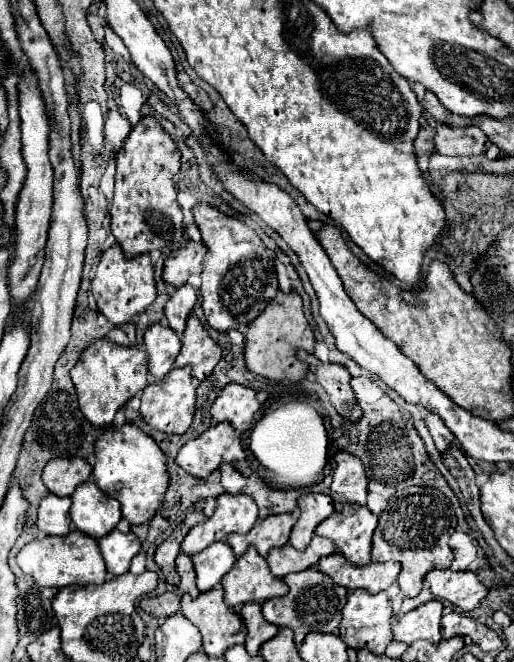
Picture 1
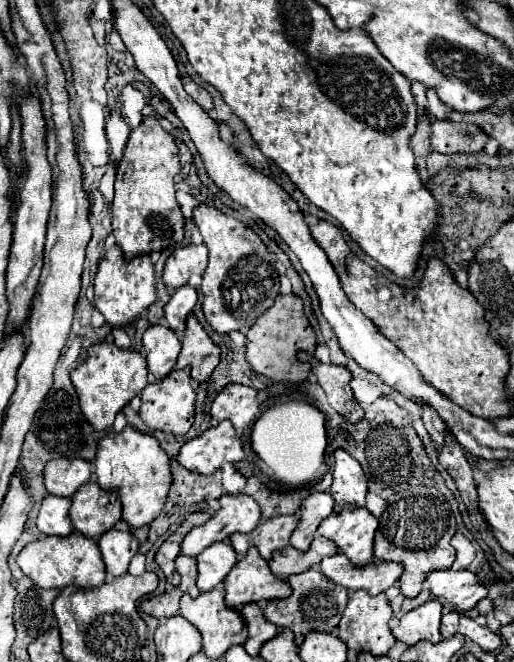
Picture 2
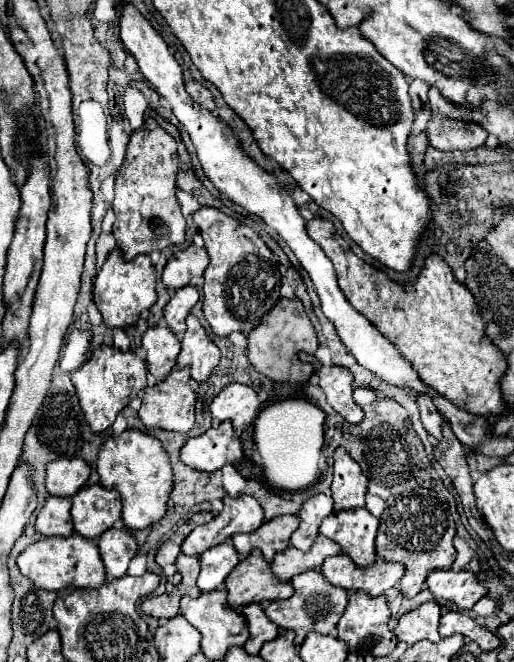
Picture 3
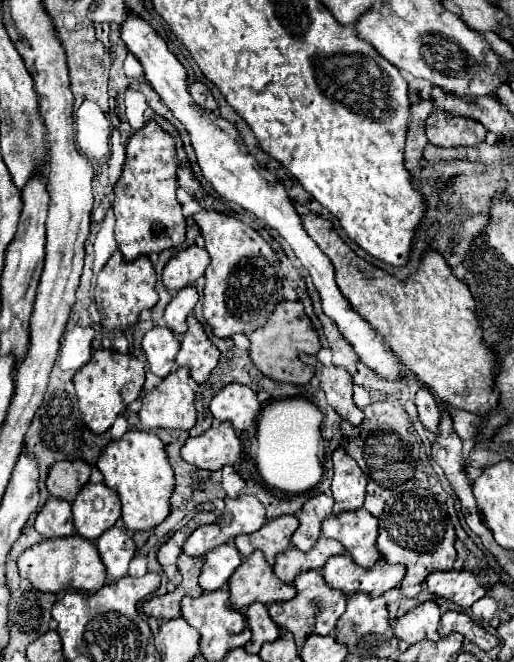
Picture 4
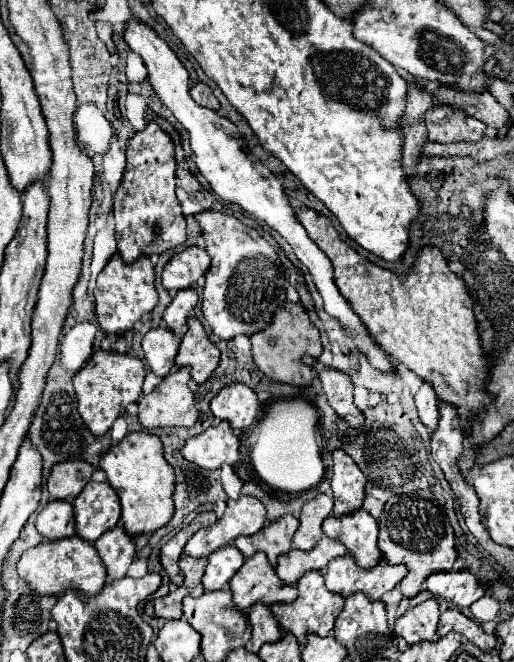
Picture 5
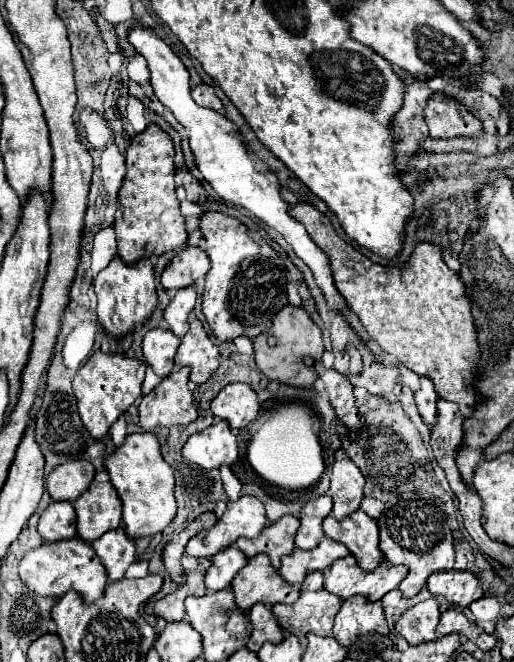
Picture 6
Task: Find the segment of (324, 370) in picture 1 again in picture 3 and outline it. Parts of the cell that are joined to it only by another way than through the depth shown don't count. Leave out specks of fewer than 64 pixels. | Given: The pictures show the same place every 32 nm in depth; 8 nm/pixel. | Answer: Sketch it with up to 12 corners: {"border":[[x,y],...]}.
{"border":[[320,366],[328,404],[350,424],[364,418],[352,398],[352,374]]}

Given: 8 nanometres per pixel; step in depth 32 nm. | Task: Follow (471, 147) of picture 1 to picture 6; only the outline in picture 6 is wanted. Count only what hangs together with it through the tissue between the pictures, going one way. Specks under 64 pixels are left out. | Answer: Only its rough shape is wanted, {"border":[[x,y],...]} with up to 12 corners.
{"border":[[442,94],[428,100],[432,138],[476,138],[482,122]]}

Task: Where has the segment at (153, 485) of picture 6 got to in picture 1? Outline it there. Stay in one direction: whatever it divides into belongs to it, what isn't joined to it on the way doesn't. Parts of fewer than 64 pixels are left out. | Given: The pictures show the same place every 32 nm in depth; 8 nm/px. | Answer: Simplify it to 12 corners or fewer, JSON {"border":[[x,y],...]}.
{"border":[[136,424],[94,442],[94,482],[130,524],[168,488],[166,456]]}

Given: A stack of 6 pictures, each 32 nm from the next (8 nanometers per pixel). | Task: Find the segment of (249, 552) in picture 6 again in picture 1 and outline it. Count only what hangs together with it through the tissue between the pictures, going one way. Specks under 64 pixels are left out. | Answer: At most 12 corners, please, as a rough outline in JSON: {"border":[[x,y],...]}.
{"border":[[274,514],[246,534],[228,536],[236,556],[288,544],[296,518]]}

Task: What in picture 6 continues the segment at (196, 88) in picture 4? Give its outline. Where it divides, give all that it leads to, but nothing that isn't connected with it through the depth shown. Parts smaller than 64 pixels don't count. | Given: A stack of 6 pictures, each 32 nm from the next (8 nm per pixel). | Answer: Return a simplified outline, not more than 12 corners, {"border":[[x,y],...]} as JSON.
{"border":[[198,84],[192,98],[216,112],[222,102],[208,84]]}

